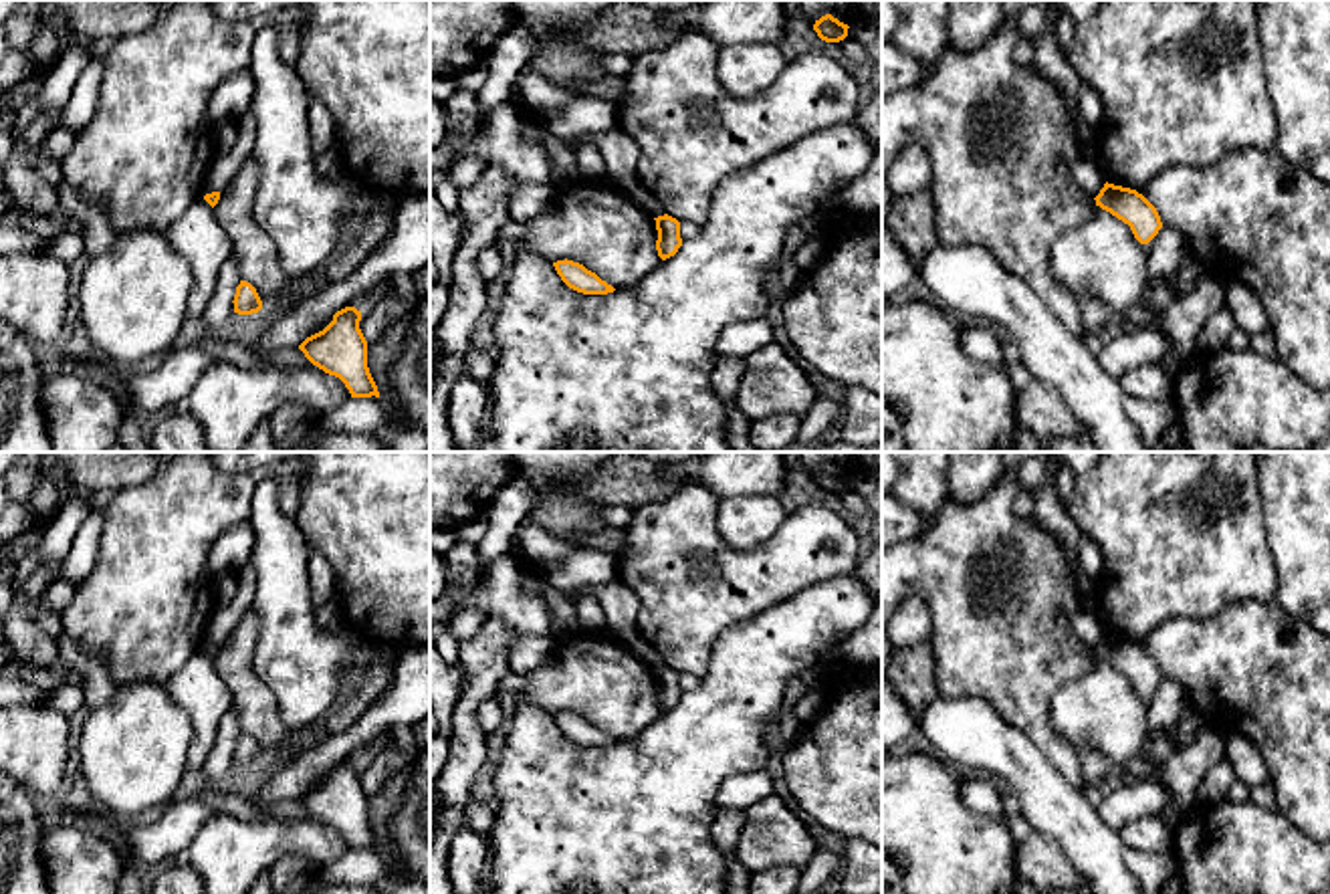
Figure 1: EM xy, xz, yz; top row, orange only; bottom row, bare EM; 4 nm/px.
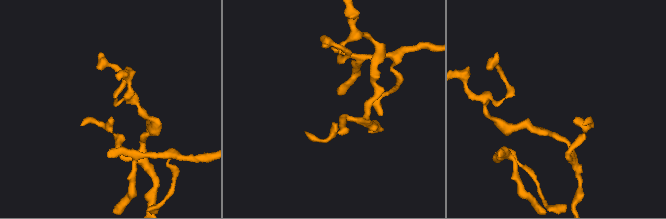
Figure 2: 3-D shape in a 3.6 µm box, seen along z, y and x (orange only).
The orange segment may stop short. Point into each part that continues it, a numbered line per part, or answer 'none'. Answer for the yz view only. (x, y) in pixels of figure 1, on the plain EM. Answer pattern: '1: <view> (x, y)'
none

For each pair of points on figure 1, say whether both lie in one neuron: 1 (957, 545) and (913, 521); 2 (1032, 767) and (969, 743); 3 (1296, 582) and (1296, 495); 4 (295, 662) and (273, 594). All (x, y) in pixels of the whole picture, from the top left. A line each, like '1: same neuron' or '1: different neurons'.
1: different neurons
2: same neuron
3: same neuron
4: same neuron

